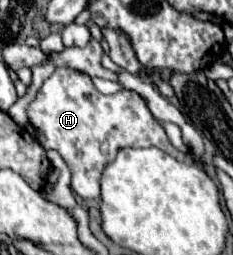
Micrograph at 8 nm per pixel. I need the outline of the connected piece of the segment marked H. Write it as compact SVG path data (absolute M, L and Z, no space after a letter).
M57 67L53 71L53 75L37 91L27 115L41 131L37 141L45 149L55 149L67 163L71 171L71 189L83 199L99 199L101 173L123 147L159 147L177 161L187 159L187 153L181 153L169 143L165 129L135 91L103 95L95 89L87 73L69 67Z

